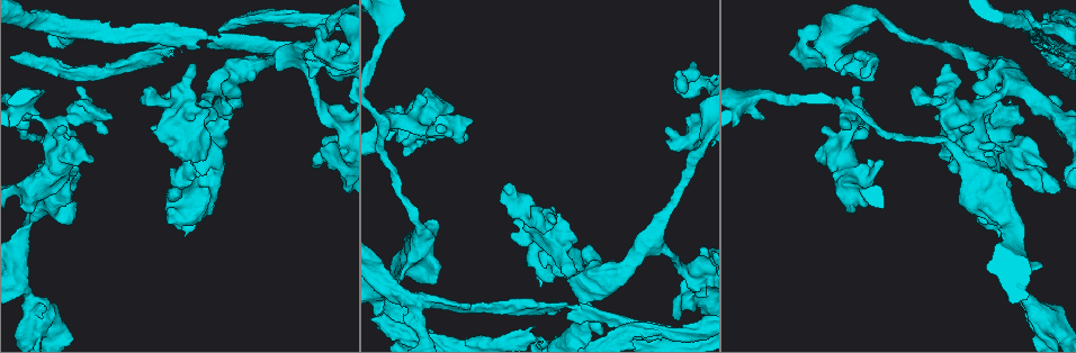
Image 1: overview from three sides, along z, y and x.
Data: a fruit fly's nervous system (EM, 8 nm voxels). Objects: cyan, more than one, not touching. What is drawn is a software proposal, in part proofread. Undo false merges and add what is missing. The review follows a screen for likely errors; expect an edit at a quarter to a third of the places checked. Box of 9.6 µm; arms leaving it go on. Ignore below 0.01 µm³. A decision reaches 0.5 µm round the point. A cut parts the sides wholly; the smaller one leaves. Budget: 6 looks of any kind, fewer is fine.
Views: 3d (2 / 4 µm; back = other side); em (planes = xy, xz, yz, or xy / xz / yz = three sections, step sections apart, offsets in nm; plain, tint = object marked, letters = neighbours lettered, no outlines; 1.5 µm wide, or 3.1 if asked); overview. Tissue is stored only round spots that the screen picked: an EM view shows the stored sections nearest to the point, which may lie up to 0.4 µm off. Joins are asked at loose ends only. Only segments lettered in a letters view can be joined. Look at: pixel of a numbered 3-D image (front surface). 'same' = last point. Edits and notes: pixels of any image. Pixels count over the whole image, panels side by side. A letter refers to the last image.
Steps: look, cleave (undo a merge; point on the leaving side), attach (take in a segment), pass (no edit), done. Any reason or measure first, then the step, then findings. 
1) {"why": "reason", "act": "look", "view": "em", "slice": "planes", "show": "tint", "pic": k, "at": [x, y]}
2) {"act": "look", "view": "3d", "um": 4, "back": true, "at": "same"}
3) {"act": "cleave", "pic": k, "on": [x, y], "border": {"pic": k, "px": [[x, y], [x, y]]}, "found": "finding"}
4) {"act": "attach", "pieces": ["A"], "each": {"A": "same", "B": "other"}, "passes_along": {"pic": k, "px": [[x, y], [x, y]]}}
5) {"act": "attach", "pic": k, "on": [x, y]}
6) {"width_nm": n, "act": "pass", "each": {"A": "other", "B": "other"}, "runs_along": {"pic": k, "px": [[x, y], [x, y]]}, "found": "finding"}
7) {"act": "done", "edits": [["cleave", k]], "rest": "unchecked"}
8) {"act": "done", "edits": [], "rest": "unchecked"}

{"why": "abrupt turn", "act": "look", "view": "em", "slice": "xy", "step": 8, "show": "letters", "pic": 1, "at": [1022, 153]}

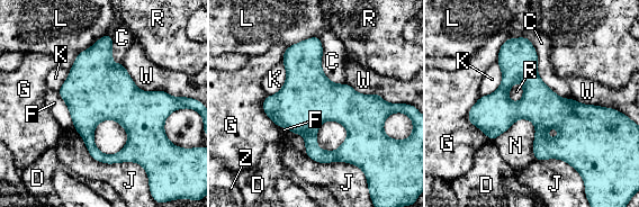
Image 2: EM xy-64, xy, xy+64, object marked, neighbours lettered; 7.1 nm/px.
{"why": "another direction", "act": "look", "view": "em", "slice": "planes", "show": "letters", "at": "same"}

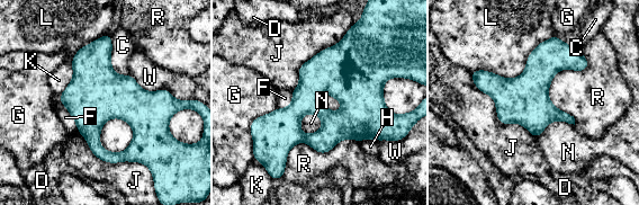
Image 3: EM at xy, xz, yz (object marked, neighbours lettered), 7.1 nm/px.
{"act": "pass", "each": {"C": "other", "D": "other", "F": "other", "G": "other", "H": "other", "J": "other", "K": "other", "L": "other", "N": "other", "R": "other", "W": "other"}, "border": {"pic": 3, "px": [[582, 52], [575, 124]]}, "found": "one neuron here"}

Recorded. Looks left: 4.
{"act": "look", "view": "em", "slice": "planes", "show": "letters", "pic": 1, "at": [26, 229]}

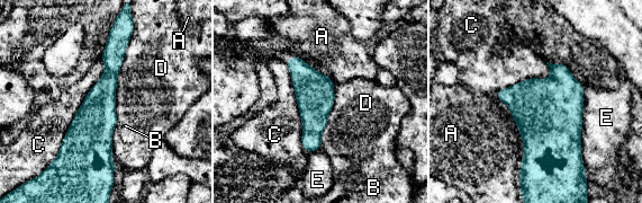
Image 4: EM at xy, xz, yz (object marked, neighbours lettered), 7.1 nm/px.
{"longest_contact_nm": ["C", 800], "act": "pass", "each": {"A": "other", "B": "other", "C": "other", "D": "other", "E": "other"}, "found": "one neuron here"}

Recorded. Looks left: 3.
{"act": "look", "view": "3d", "um": 4, "pic": 1, "at": [58, 23]}

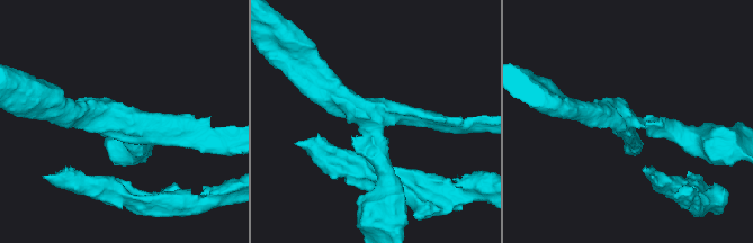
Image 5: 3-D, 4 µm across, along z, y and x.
{"why": "need the tissue", "act": "look", "view": "em", "slice": "planes", "show": "letters", "pic": 5, "at": [633, 123]}

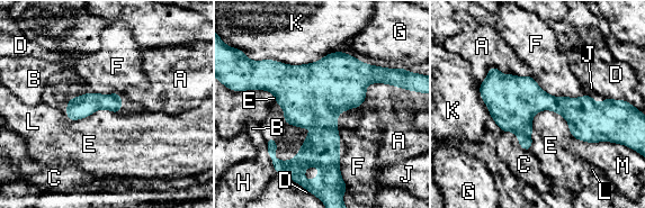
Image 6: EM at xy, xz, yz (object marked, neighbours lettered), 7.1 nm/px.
{"act": "pass", "each": {"A": "other", "B": "other", "C": "other", "D": "other", "E": "other", "F": "other", "G": "other", "H": "other", "J": "other", "K": "other", "L": "other", "M": "other"}, "border": {"pic": 6, "px": [[114, 112], [97, 109], [68, 119]]}, "found": "continuous, no second neuron"}

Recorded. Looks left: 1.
{"act": "done", "edits": [], "rest": "unchecked"}

